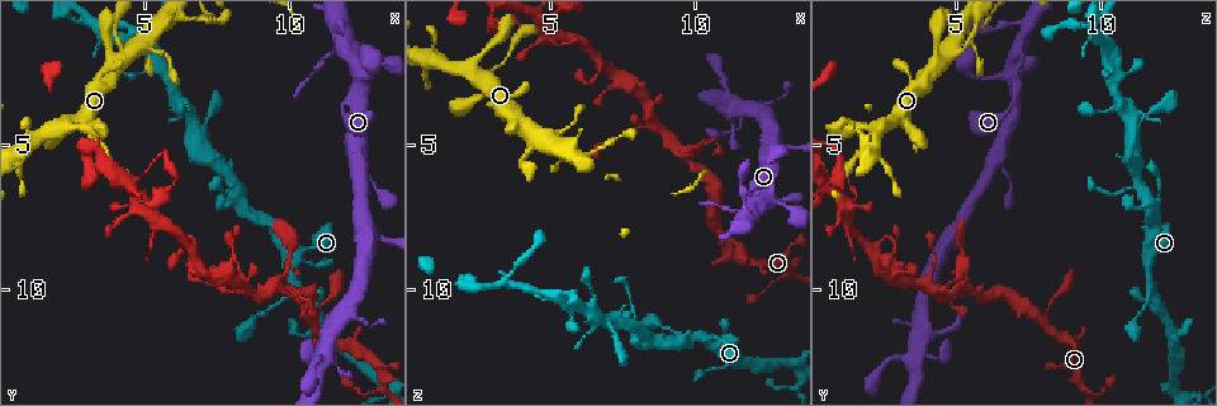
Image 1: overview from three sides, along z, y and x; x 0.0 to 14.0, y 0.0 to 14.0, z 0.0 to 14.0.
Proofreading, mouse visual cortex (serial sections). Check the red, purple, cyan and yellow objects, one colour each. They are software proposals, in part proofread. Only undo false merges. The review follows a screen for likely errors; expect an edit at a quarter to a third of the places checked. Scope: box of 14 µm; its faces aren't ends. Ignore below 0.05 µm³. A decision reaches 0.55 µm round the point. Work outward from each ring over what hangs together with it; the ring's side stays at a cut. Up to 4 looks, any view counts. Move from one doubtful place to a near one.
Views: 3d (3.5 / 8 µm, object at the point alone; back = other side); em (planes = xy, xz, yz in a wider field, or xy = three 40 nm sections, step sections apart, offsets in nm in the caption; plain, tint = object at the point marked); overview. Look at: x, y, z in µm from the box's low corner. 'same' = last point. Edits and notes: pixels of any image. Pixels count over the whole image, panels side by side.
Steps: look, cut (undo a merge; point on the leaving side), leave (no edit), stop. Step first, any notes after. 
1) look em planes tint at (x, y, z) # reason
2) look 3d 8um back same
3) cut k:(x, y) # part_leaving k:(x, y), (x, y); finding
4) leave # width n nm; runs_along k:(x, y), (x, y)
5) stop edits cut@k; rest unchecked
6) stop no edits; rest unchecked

look 3d 3.5um at (10.2, 8.6, 11.6) # three-way junction

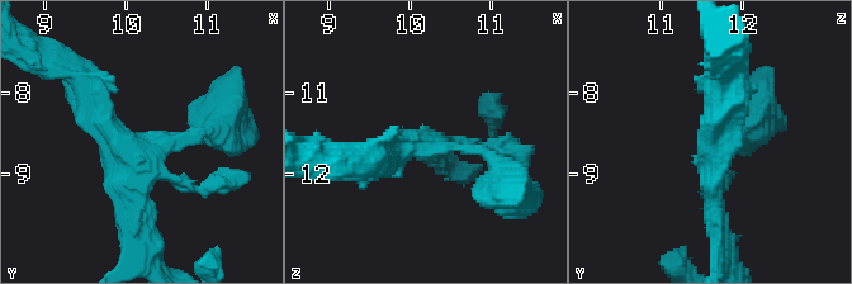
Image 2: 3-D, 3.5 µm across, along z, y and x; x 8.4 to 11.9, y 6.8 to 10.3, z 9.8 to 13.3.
look em xy step 2 tint at (10.20, 8.70, 11.65) # shape alone is not enough

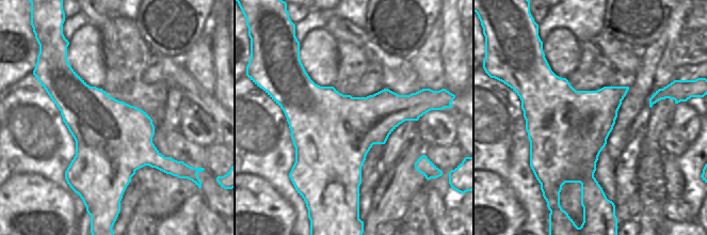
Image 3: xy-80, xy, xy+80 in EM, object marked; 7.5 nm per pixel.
leave # width 600 nm; runs_along 2:(216, 131), (129, 151), (91, 96); all the same cell

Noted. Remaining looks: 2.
look 3d 3.5um at (9.4, 9.9, 5.3) # four or more arms meet

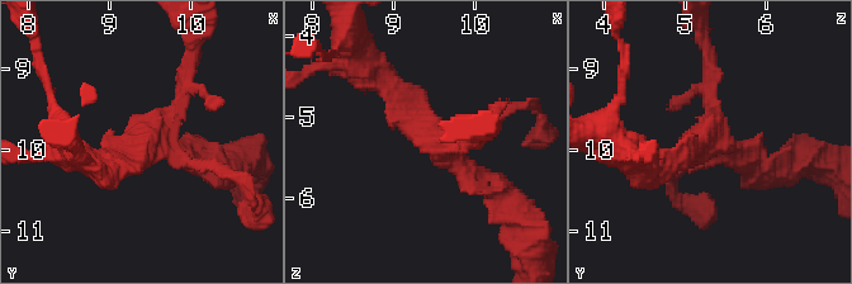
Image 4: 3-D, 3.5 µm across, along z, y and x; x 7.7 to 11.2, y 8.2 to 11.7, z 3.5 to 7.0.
look em planes tint at (9.55, 9.80, 5.30) # arms 4; arm_widths 100, 150, 250, 300 nm; now the EM

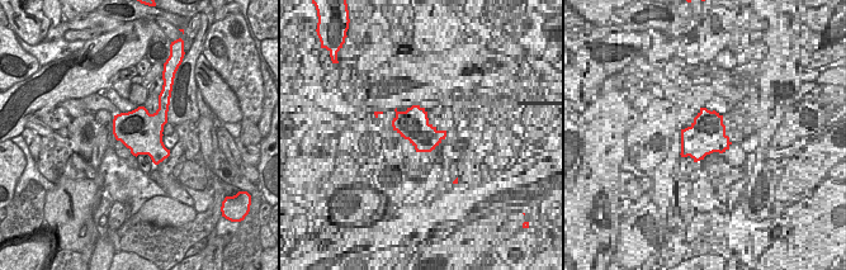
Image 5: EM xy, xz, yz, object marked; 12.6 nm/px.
leave # continuous, no second cell

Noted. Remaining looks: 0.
stop no edits; rest unchecked

